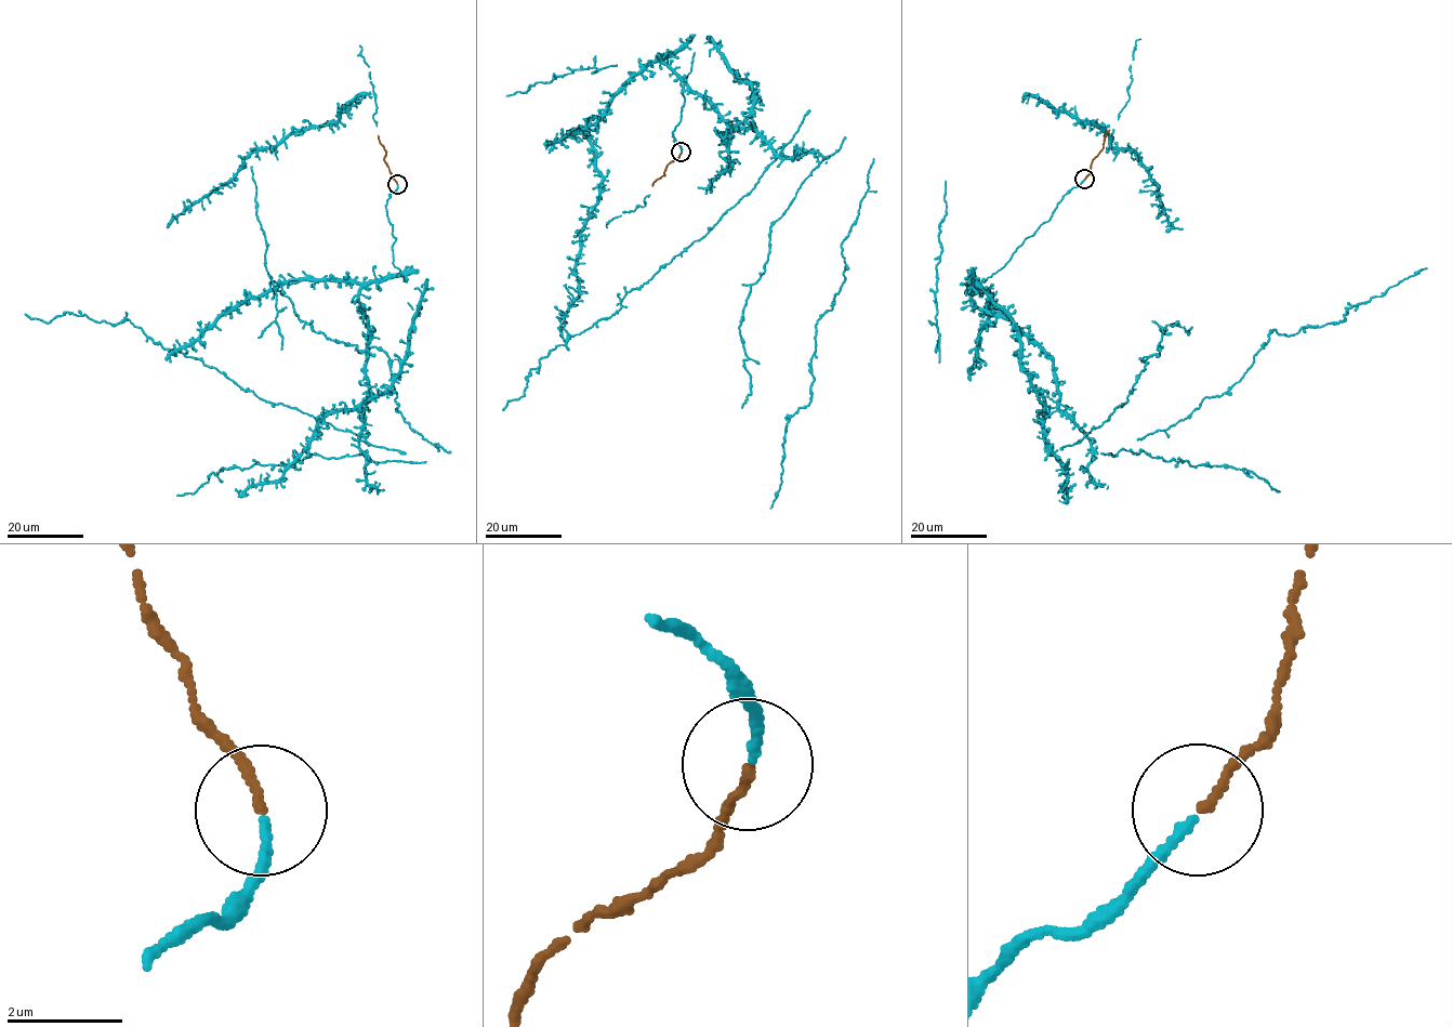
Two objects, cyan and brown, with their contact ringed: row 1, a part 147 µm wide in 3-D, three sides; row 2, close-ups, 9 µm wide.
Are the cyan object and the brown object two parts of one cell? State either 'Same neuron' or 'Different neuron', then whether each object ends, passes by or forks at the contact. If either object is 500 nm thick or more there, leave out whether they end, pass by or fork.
Same neuron. At the ring cyan ends. At the ring brown ends

